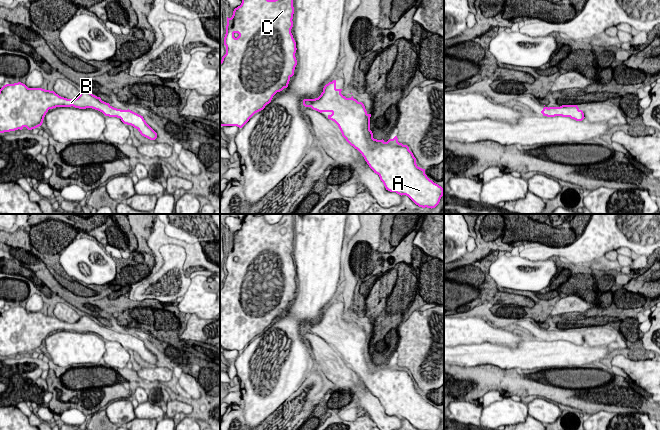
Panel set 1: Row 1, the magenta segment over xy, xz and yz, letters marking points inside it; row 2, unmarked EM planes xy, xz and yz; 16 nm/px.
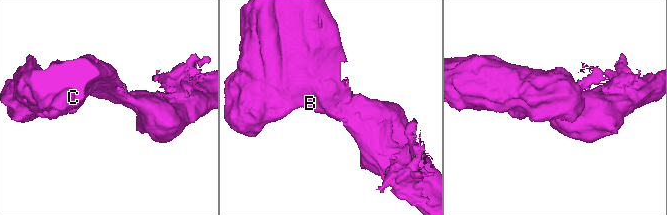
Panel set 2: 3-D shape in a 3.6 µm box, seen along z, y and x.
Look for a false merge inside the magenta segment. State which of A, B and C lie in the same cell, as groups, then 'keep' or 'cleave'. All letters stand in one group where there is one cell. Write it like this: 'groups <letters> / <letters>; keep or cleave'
groups A B C; keep

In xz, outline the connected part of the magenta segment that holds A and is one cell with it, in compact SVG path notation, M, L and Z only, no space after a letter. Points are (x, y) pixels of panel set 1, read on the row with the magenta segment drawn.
M333 80L324 86L318 98L304 99L303 105L320 113L332 113L328 119L338 125L346 141L362 154L386 190L408 196L419 207L435 208L444 189L427 177L425 169L417 166L413 153L407 145L398 142L397 136L387 142L374 139L370 130L371 114L362 102L353 96L346 98L341 91Z

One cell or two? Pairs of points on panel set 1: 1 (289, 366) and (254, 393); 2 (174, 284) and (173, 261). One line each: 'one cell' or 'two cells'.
1: one cell
2: one cell

